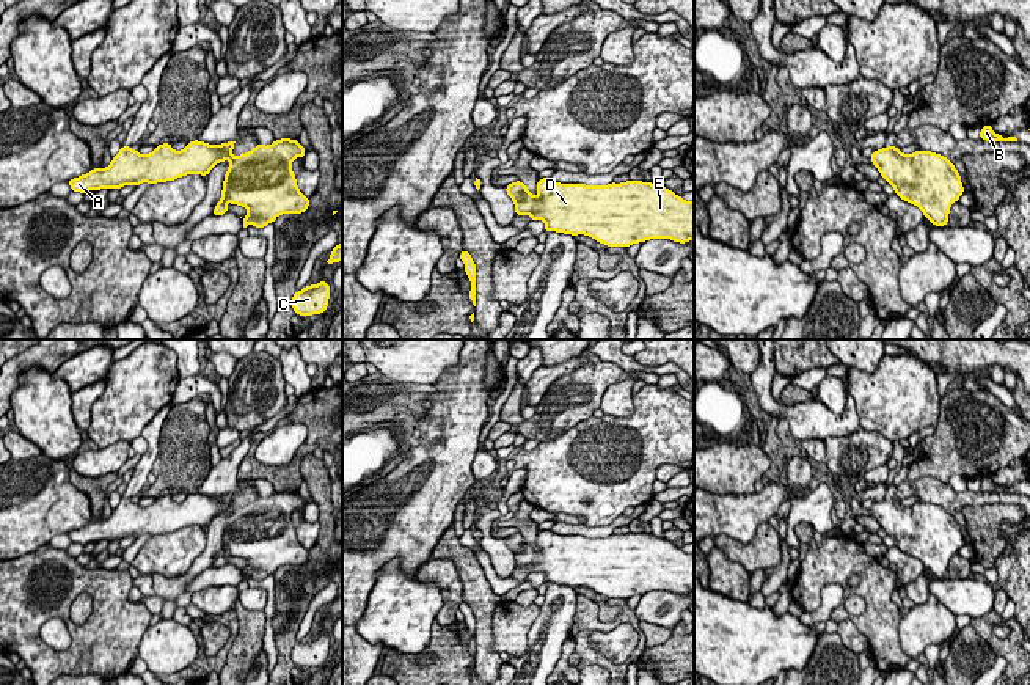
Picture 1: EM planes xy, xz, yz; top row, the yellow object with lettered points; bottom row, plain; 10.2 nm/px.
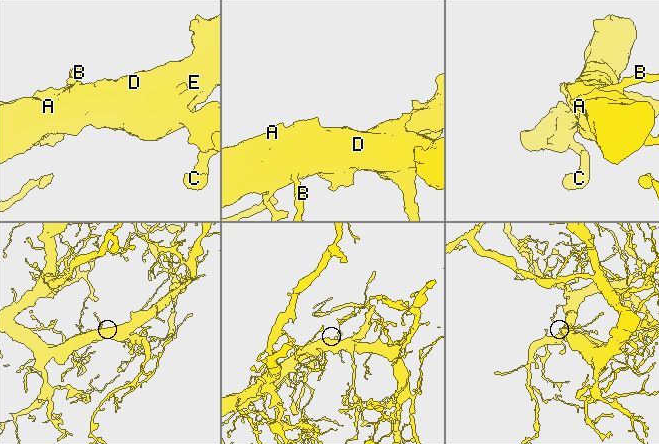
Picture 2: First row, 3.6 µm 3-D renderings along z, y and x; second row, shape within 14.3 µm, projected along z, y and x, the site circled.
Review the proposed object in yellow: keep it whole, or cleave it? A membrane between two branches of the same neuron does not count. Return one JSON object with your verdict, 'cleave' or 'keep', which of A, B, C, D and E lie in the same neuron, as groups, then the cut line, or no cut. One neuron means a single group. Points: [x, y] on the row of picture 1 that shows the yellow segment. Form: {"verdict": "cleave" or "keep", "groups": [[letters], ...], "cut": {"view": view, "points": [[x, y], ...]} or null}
{"verdict": "keep", "groups": [["A", "B", "C", "D", "E"]], "cut": null}

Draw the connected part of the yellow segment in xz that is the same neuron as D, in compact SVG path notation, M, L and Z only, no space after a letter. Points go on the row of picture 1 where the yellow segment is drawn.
M542 178L535 198L521 181L506 185L515 215L543 220L545 231L584 234L608 247L650 239L694 240L694 201L664 185L626 181L608 185L561 184Z

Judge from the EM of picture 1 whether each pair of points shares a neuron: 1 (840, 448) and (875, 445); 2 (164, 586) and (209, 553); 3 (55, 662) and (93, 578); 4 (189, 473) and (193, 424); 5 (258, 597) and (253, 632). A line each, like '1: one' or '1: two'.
1: one
2: one
3: one
4: one
5: two

